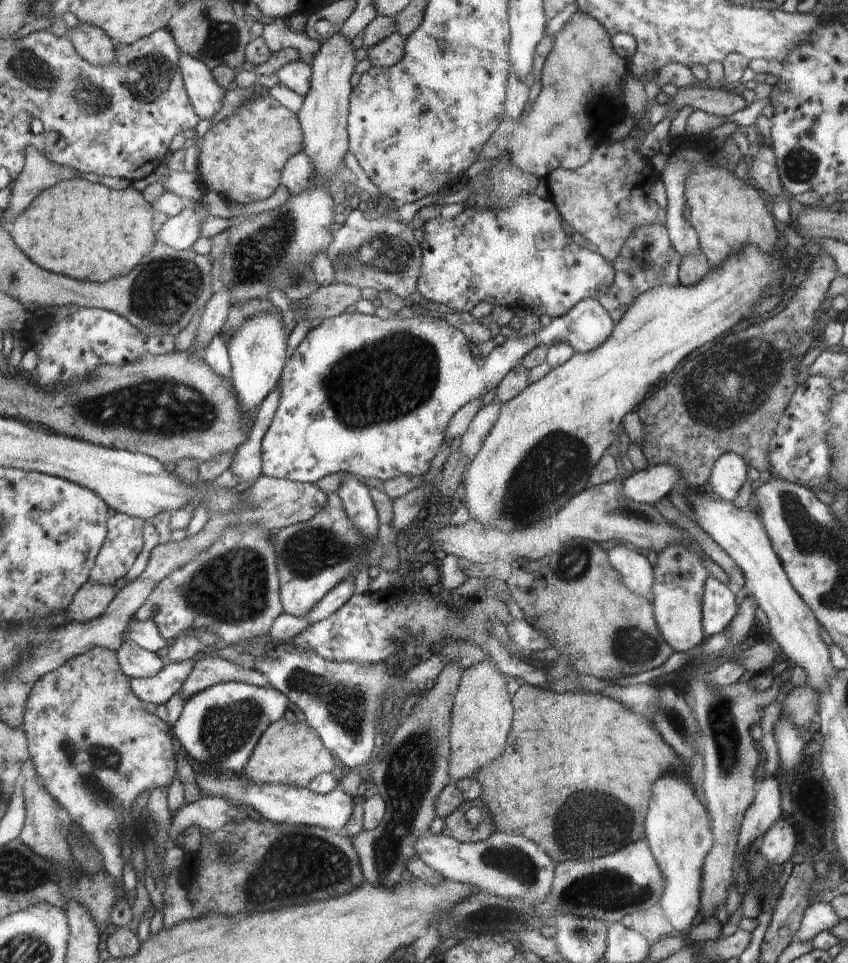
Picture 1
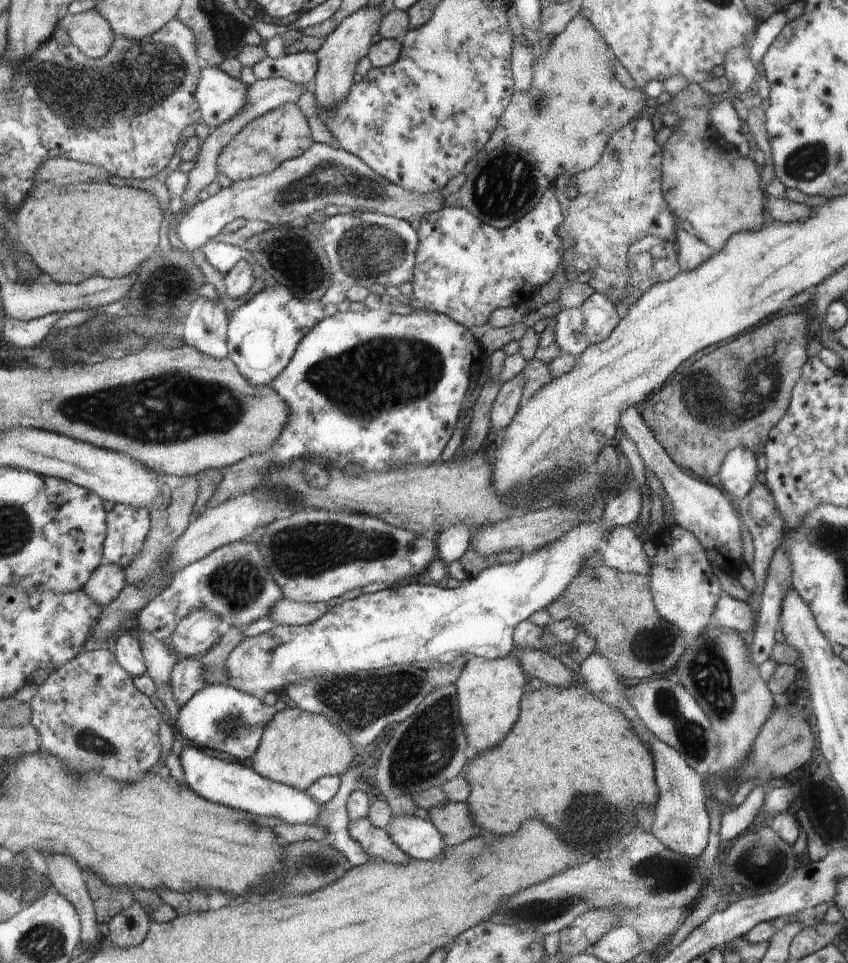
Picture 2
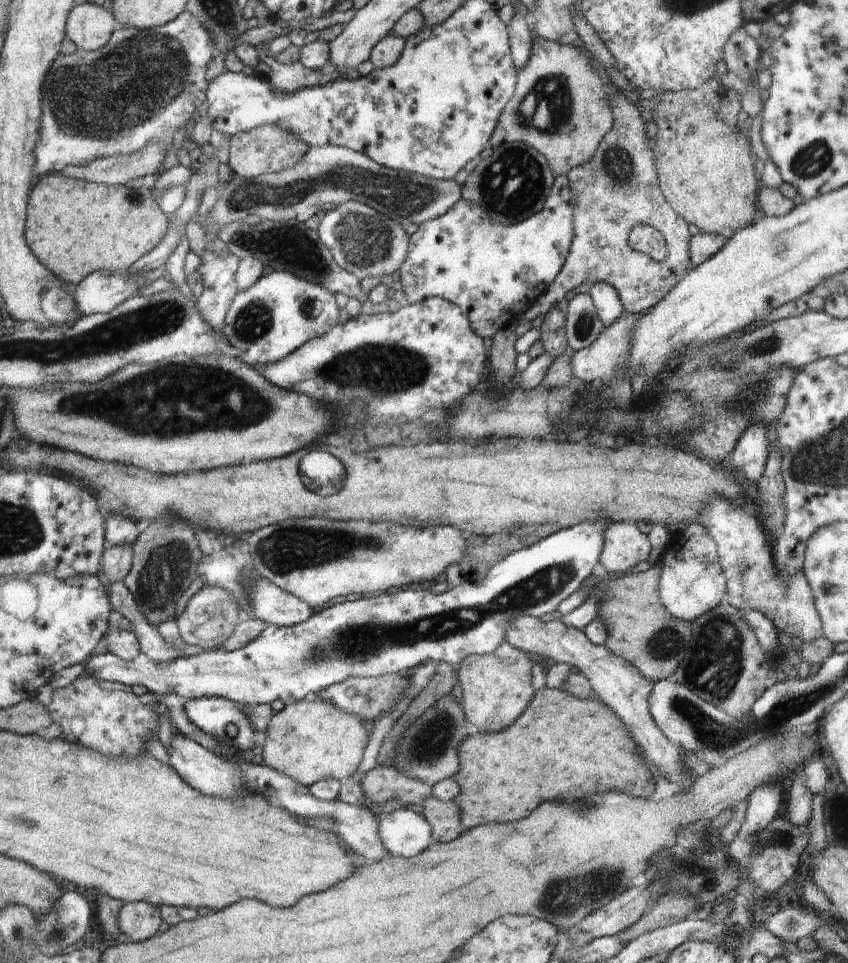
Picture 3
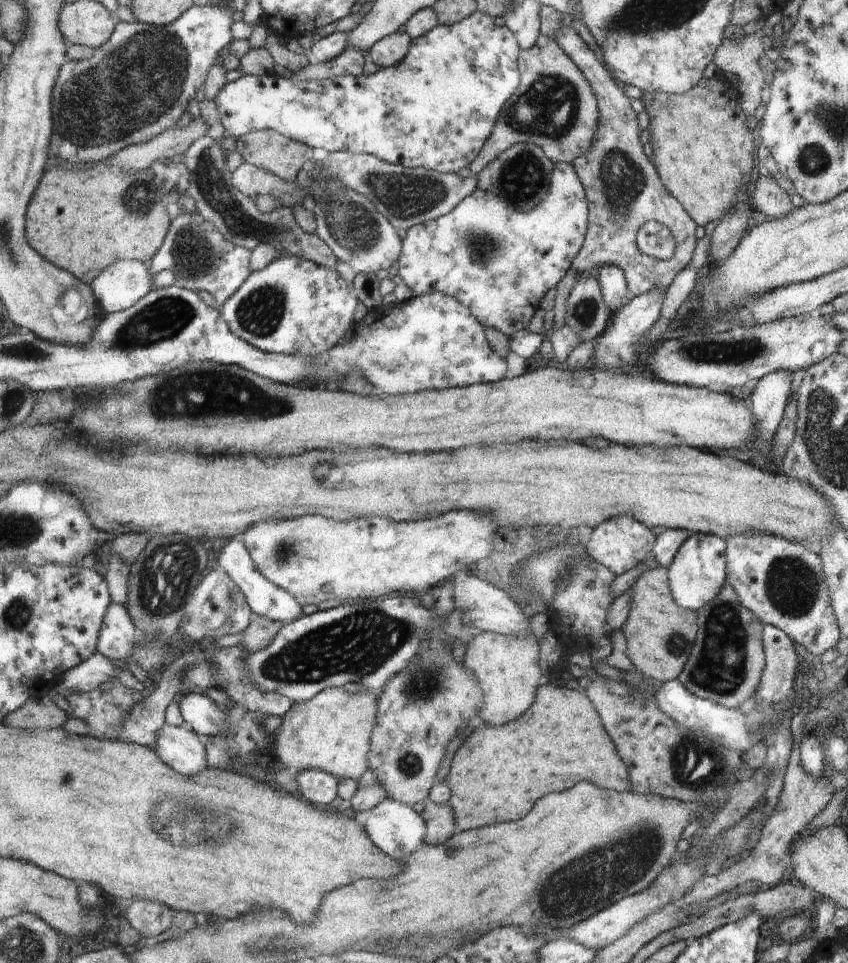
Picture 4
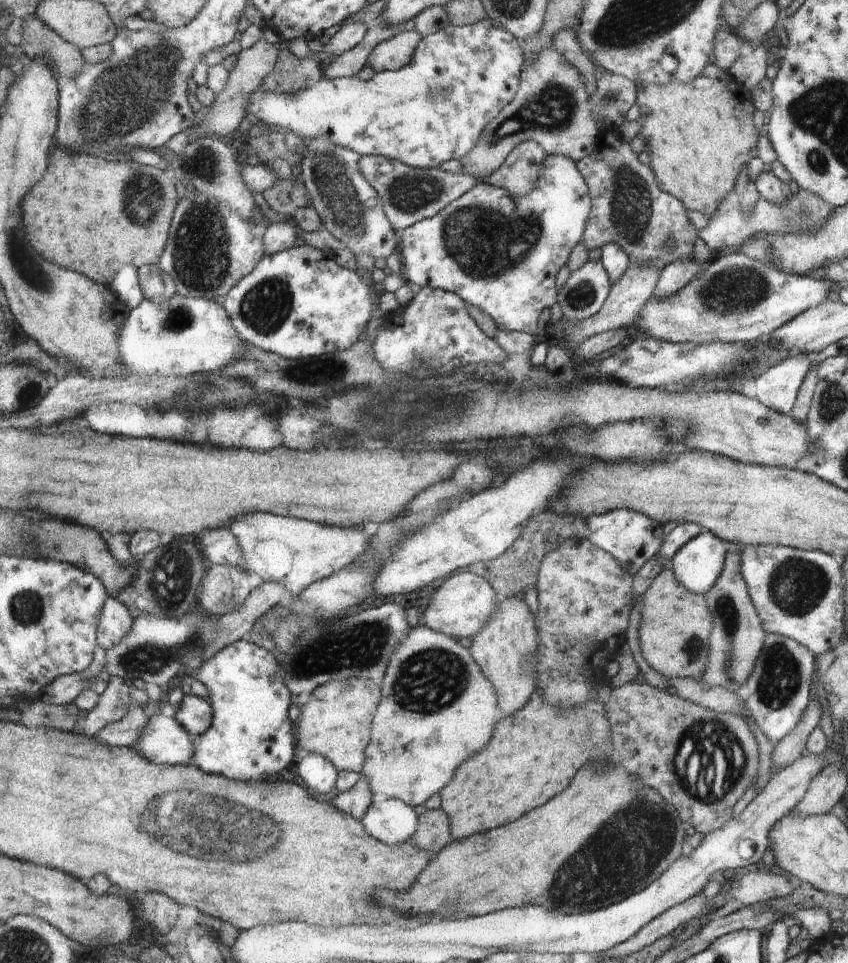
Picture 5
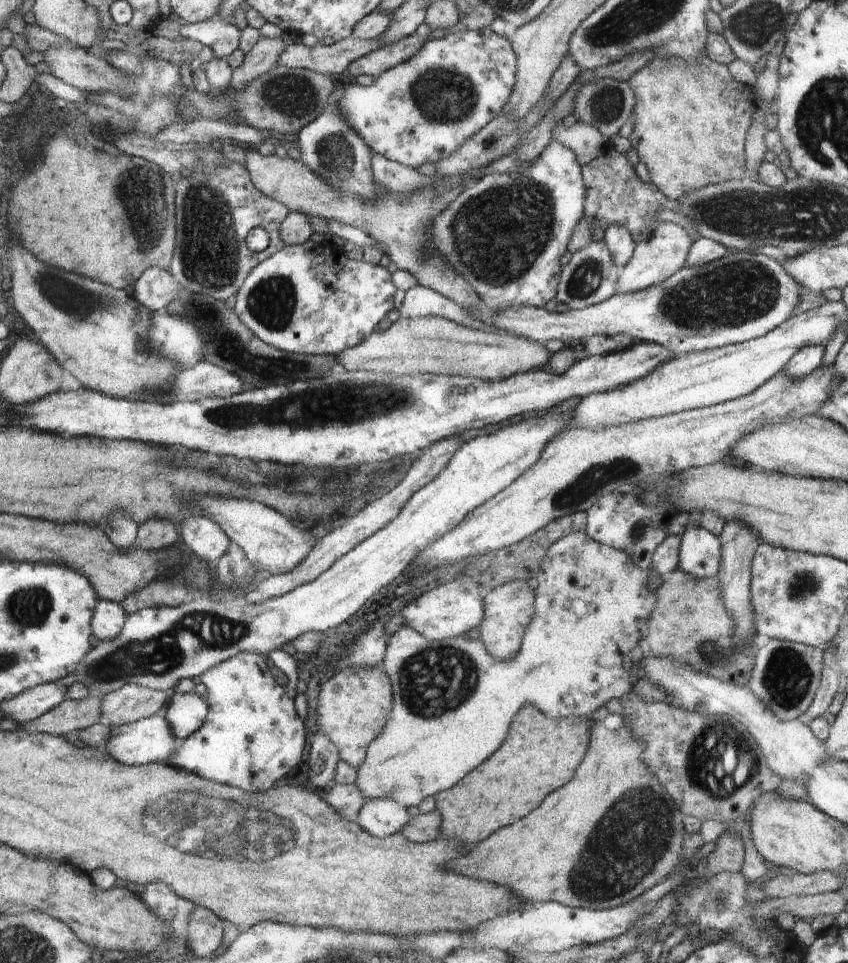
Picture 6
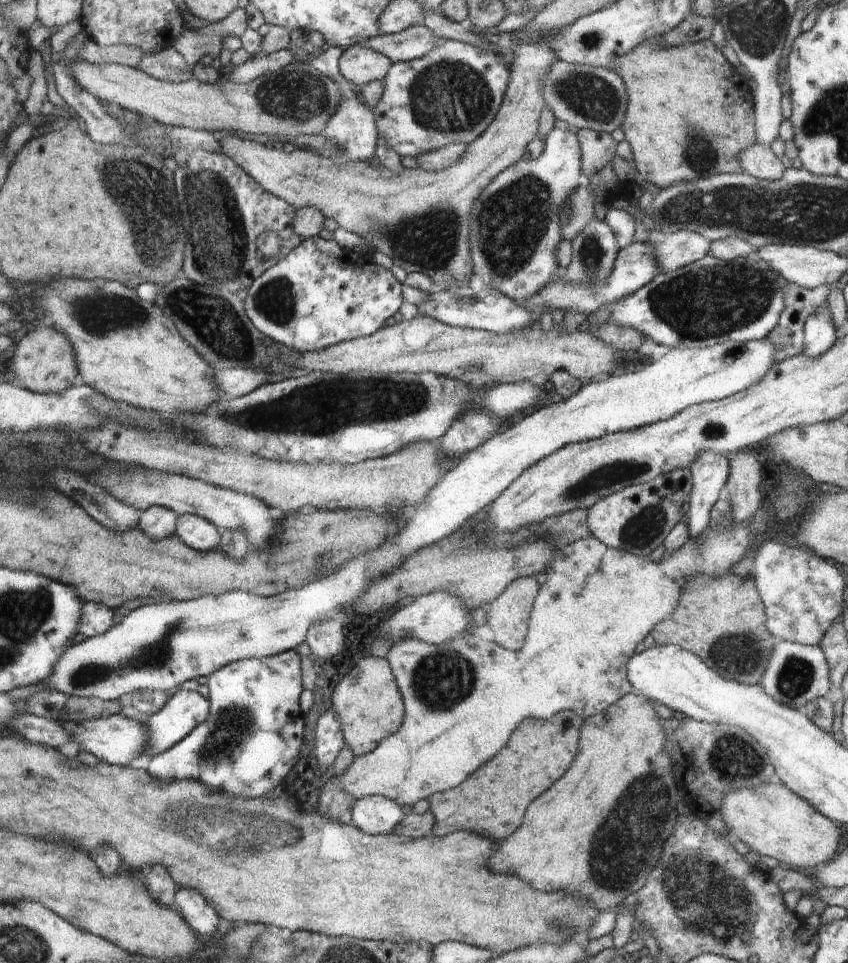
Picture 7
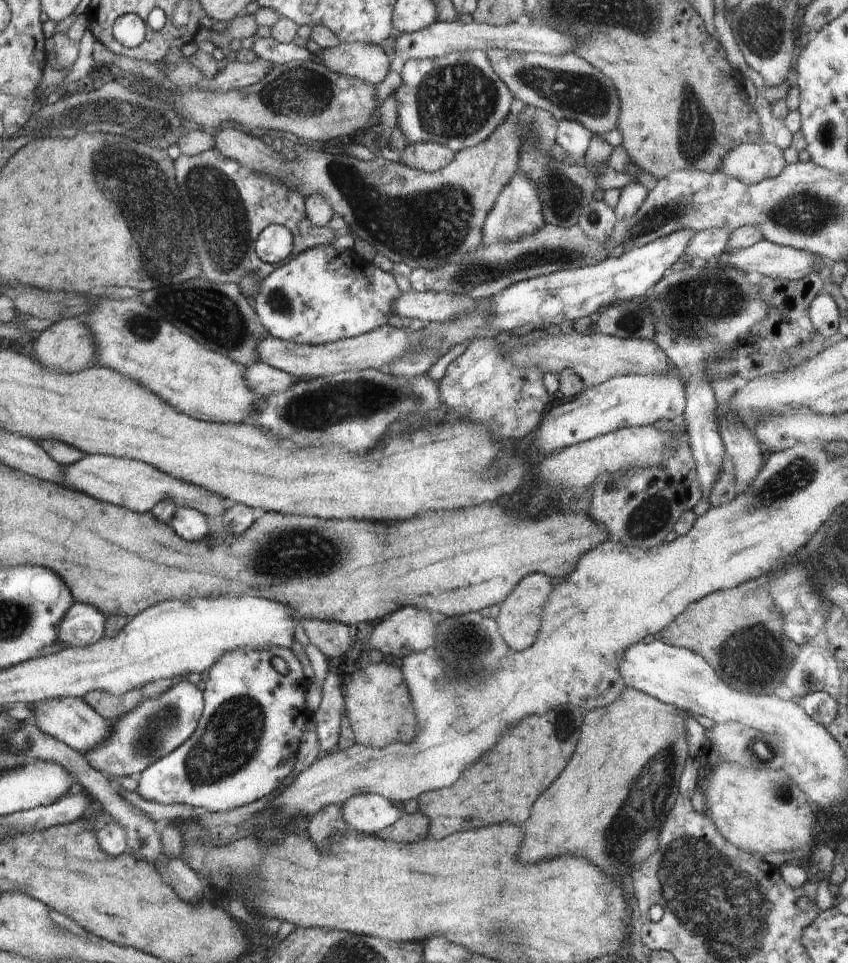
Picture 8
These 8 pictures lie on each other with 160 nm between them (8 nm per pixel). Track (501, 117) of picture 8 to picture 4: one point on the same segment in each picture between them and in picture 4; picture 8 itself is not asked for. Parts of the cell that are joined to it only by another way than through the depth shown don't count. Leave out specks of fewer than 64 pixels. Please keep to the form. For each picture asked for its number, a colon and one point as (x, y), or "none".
4: (436, 109)
5: (460, 78)
6: (422, 110)
7: (450, 95)

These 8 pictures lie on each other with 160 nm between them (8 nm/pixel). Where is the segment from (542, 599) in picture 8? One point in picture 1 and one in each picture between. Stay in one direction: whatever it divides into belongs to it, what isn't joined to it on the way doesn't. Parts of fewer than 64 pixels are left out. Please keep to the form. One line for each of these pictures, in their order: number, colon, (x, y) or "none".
1: (481, 716)
2: (489, 690)
3: (496, 687)
4: (506, 666)
5: (505, 648)
6: (509, 608)
7: (508, 616)

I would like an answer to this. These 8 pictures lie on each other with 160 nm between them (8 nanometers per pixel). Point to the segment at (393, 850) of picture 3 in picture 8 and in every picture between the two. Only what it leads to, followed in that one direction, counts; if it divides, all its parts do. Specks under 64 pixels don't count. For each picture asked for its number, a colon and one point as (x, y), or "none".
4: (395, 828)
5: (393, 822)
6: (381, 817)
7: (375, 815)
8: (366, 813)

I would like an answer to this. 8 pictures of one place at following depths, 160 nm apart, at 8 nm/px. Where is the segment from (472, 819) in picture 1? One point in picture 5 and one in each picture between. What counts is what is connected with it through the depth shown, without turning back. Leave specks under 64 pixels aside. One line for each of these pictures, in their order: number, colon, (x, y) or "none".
2: (453, 820)
3: (445, 817)
4: (440, 819)
5: (434, 832)

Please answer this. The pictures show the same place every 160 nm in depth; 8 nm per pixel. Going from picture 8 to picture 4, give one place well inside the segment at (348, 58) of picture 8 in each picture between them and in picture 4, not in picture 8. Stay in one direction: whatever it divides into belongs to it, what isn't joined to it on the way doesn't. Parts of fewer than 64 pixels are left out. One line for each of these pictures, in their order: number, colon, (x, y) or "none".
4: (389, 51)
5: (396, 52)
6: (377, 62)
7: (358, 64)

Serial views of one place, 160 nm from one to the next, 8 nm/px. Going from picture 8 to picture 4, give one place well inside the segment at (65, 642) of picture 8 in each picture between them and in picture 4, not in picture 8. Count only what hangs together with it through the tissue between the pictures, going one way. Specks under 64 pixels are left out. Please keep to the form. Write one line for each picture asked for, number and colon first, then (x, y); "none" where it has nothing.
4: (117, 641)
5: (116, 622)
6: (110, 617)
7: (96, 619)

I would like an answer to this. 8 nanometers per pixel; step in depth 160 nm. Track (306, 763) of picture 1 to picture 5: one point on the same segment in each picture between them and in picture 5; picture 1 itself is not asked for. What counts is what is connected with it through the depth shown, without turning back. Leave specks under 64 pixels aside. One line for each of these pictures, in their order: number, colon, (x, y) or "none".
2: (298, 747)
3: (310, 740)
4: (331, 732)
5: (335, 722)

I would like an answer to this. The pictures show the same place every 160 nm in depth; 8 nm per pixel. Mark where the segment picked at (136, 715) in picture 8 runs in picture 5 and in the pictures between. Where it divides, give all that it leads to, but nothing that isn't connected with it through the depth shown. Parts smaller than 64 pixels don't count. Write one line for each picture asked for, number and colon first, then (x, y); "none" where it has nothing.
5: (194, 715)
6: (186, 712)
7: (185, 710)

